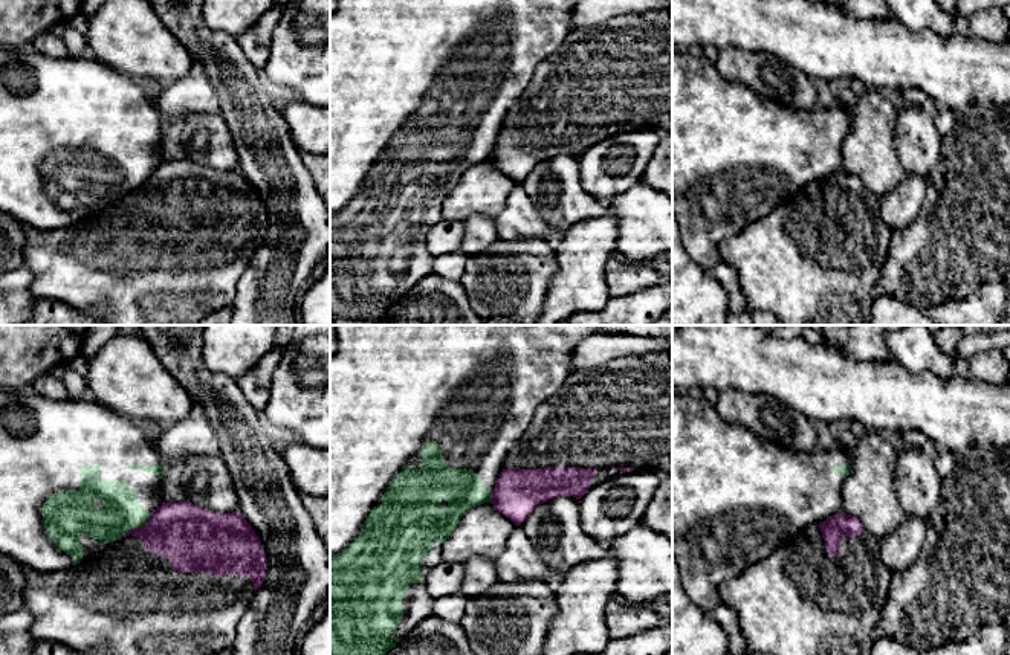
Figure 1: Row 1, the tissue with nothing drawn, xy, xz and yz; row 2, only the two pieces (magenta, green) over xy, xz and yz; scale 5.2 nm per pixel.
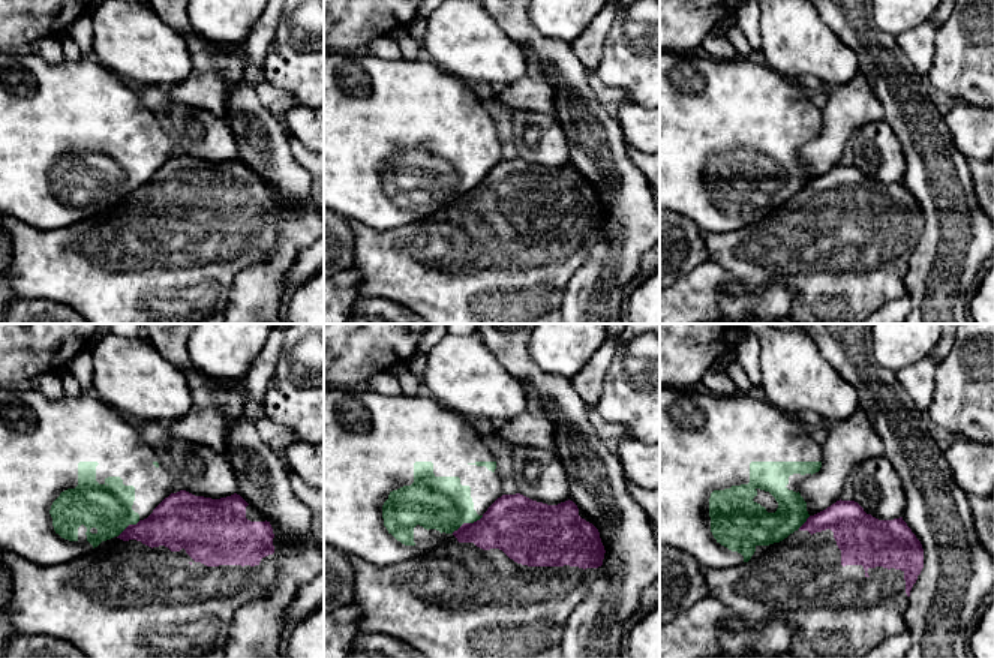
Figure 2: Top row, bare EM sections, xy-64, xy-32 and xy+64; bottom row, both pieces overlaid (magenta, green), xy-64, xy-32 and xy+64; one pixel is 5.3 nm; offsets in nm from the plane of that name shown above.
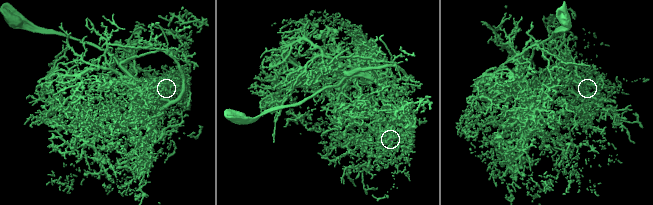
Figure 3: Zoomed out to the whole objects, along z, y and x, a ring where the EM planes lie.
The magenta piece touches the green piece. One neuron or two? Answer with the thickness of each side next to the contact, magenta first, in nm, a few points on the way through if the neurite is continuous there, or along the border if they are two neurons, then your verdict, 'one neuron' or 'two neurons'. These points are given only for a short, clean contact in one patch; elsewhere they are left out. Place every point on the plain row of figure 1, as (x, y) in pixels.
320/200 nm | along xy (152, 171), (142, 183), (132, 185), (123, 193) | two neurons

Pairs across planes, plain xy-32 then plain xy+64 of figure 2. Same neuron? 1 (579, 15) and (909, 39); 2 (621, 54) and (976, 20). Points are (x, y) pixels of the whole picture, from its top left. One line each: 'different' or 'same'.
1: different
2: same

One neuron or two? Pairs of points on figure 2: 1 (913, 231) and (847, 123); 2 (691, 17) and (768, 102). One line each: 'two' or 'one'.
1: two
2: two

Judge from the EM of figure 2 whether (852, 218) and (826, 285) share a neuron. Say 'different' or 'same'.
same

